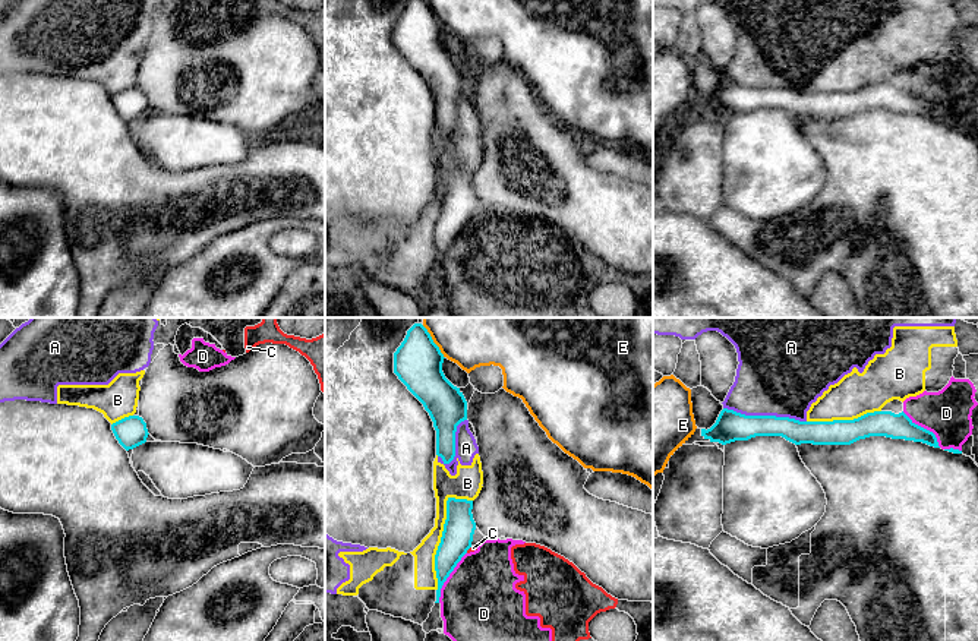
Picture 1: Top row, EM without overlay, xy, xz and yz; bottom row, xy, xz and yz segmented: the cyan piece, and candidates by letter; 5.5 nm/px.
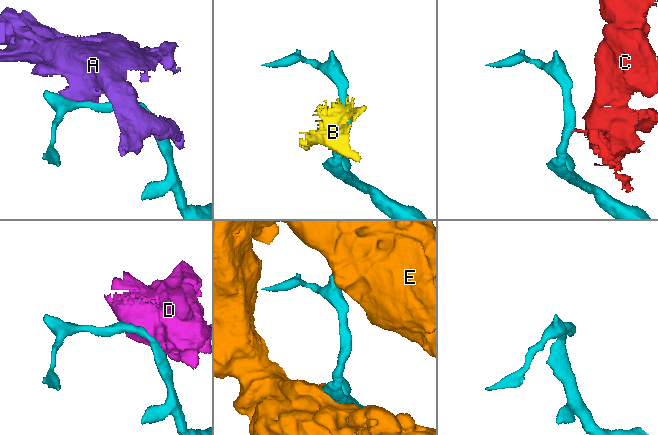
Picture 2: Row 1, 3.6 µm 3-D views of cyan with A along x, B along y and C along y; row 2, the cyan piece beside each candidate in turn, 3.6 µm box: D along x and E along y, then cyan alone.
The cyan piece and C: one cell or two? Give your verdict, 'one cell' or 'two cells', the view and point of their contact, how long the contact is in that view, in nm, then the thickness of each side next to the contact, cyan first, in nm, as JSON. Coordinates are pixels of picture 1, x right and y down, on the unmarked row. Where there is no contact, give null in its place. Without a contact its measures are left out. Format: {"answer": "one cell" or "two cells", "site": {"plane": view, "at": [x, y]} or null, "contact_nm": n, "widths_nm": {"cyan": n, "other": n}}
{"answer": "two cells", "site": {"plane": "xz", "at": [469, 220]}, "contact_nm": 50, "widths_nm": {"cyan": 170, "other": 30}}

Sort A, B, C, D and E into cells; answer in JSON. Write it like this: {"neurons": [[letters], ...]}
{"neurons": [["A", "B"], ["C", "D"], ["E"]]}

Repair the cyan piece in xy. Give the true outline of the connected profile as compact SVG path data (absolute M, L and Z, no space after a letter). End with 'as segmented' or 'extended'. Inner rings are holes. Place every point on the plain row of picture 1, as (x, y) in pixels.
M129 88L111 97L111 102L119 116L126 121L133 121L146 114L146 95L139 88Z | as segmented

